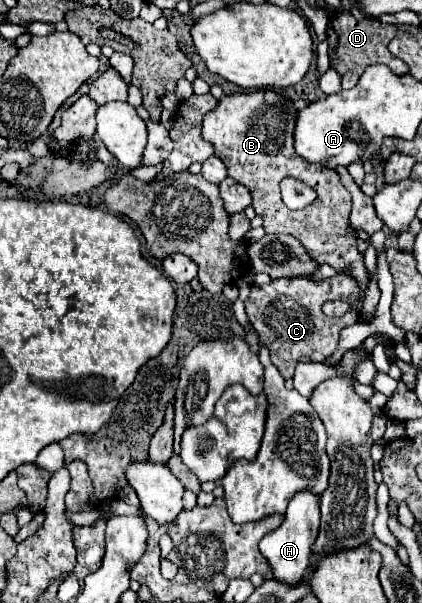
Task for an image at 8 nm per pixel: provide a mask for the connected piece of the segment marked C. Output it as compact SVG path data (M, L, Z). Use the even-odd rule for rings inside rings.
M336 274L332 278L326 278L322 282L312 282L308 278L278 278L270 284L252 284L250 296L246 298L246 314L254 330L258 332L260 340L270 348L270 360L276 368L296 368L300 356L310 356L314 362L324 362L336 348L338 348L338 334L344 326L350 326L356 322L356 310L348 312L342 318L326 318L322 312L322 304L326 300L358 300L358 284L350 280L350 276Z

